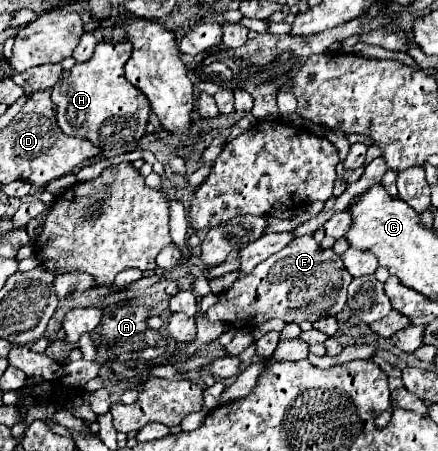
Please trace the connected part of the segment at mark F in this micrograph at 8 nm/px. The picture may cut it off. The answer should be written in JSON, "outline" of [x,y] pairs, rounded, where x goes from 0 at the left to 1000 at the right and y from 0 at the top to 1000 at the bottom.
{"outline":[[[692,521],[655,552],[591,583],[573,605],[550,605],[532,636],[500,654],[500,667],[473,690],[477,712],[509,712],[541,729],[578,729],[610,707],[637,703],[655,716],[724,712],[769,698],[788,681],[792,636],[806,623],[760,552],[733,552],[715,521]]]}

